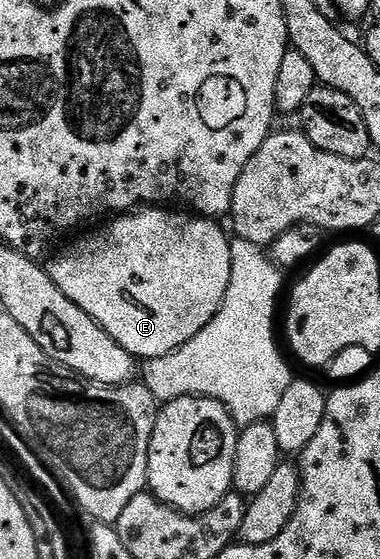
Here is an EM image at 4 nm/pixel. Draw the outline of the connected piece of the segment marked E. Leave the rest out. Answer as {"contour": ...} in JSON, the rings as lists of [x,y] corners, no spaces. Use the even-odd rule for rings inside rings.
{"contour":[[[144,206],[139,210],[117,215],[105,224],[108,224],[105,228],[100,228],[97,232],[92,232],[89,236],[74,241],[65,252],[60,252],[53,258],[52,264],[47,265],[49,274],[54,278],[54,286],[58,286],[58,290],[62,290],[62,294],[66,294],[66,298],[70,298],[74,306],[86,310],[86,314],[90,314],[90,318],[94,318],[94,322],[98,322],[98,326],[102,326],[102,330],[106,330],[106,334],[110,334],[110,338],[114,338],[114,342],[118,342],[118,346],[122,346],[122,350],[126,350],[131,356],[146,361],[176,352],[186,342],[190,342],[190,338],[194,338],[198,330],[207,326],[214,318],[214,314],[218,314],[226,298],[226,286],[230,286],[230,266],[232,265],[230,254],[232,240],[229,233],[227,231],[224,233],[216,225],[219,223],[215,219],[199,214],[185,214],[180,210],[169,210],[164,206]]]}

